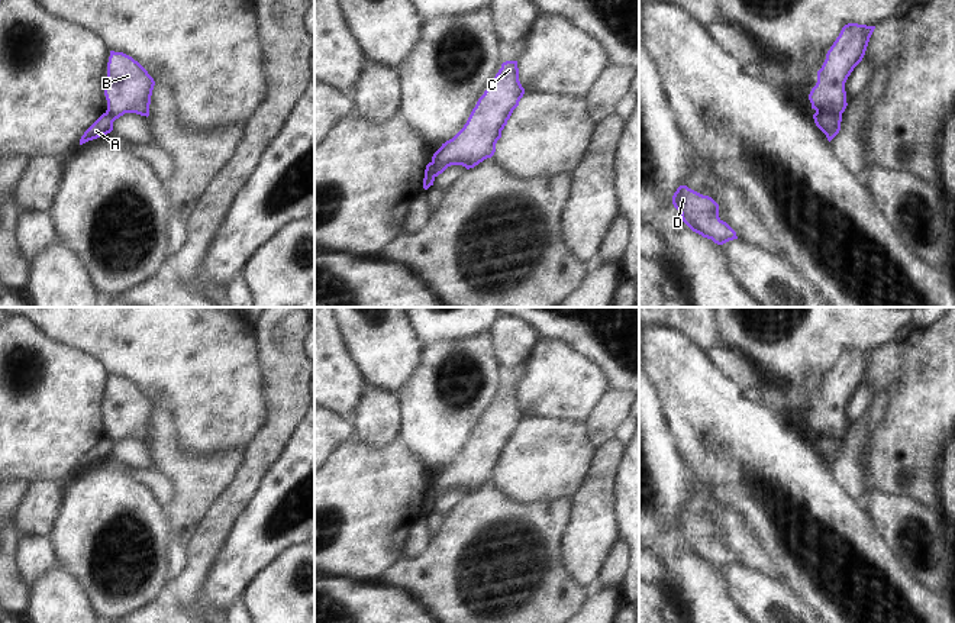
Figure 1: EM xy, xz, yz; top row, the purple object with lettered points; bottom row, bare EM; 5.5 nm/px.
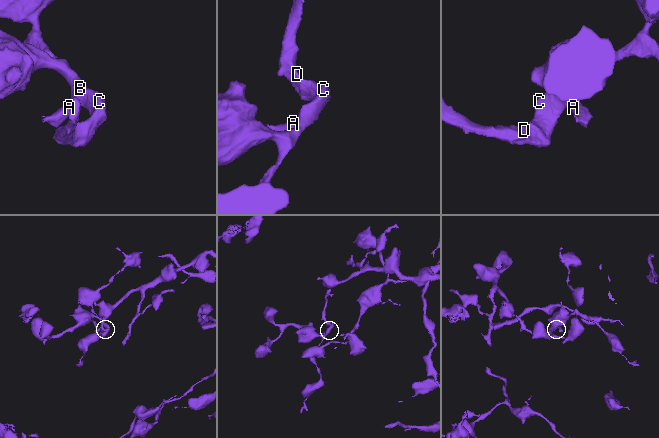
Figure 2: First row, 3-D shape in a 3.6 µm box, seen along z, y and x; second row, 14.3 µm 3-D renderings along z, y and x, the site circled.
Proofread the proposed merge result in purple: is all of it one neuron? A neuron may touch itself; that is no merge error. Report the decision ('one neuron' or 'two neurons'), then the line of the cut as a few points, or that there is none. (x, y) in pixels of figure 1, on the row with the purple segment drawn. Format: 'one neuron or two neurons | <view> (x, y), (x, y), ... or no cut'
two neurons | yz (841, 113), (822, 113), (815, 119)

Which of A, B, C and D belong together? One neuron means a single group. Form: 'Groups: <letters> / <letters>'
Groups: A / B C D.

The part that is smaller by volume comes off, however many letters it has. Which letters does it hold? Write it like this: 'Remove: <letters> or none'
Remove: A

